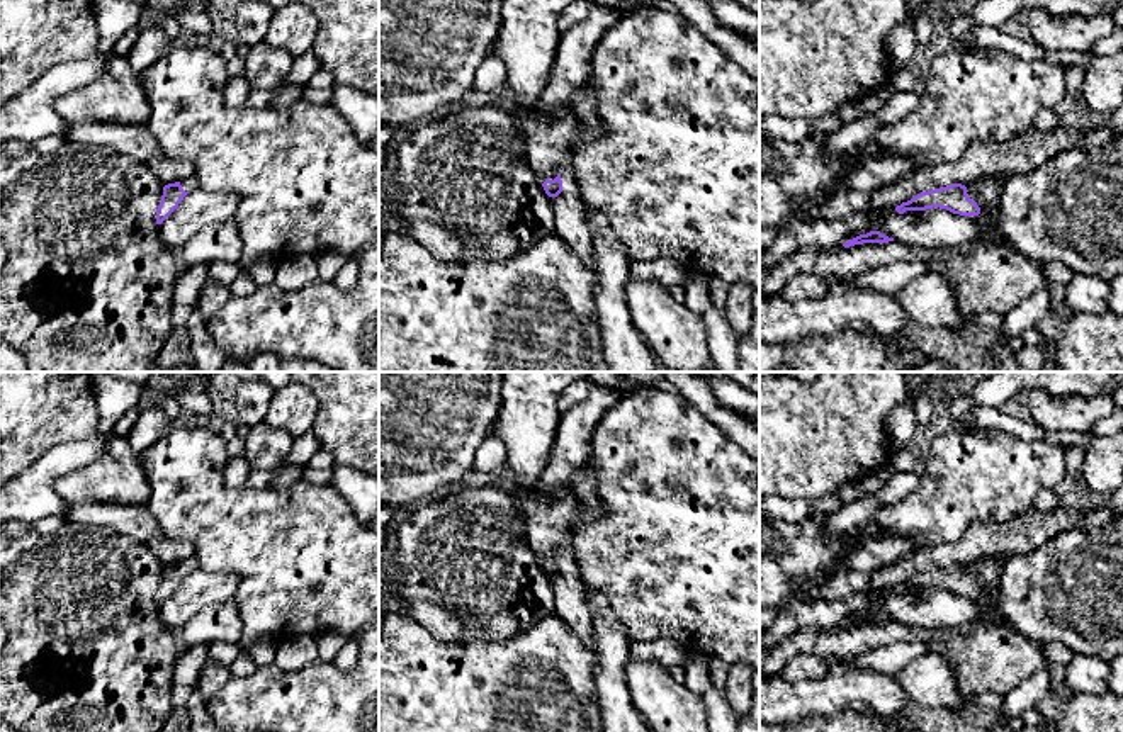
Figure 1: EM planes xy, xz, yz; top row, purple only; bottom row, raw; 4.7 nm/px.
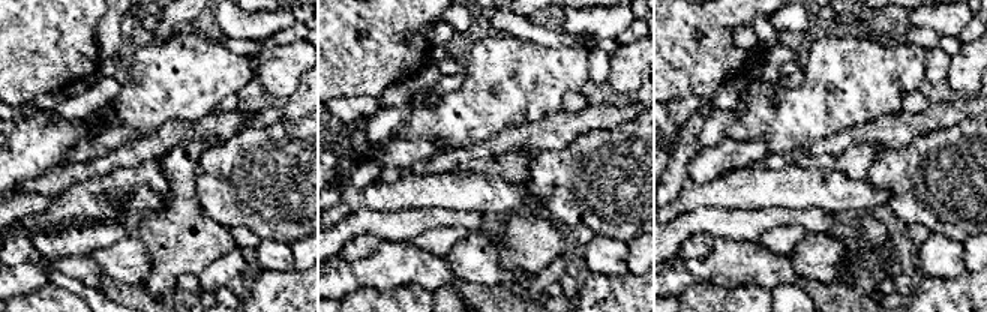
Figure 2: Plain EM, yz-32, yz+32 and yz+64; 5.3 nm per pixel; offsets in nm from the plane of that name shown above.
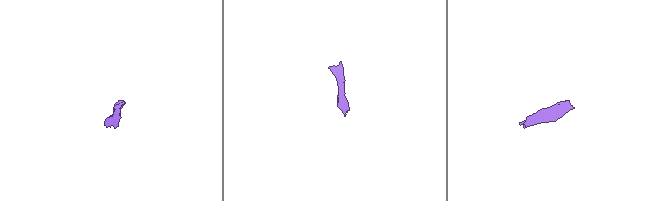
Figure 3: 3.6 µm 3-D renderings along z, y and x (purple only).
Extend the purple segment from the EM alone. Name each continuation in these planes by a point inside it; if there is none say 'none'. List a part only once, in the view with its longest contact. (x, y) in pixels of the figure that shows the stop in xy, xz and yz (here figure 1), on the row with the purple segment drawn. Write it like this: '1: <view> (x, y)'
1: xz (569, 225)

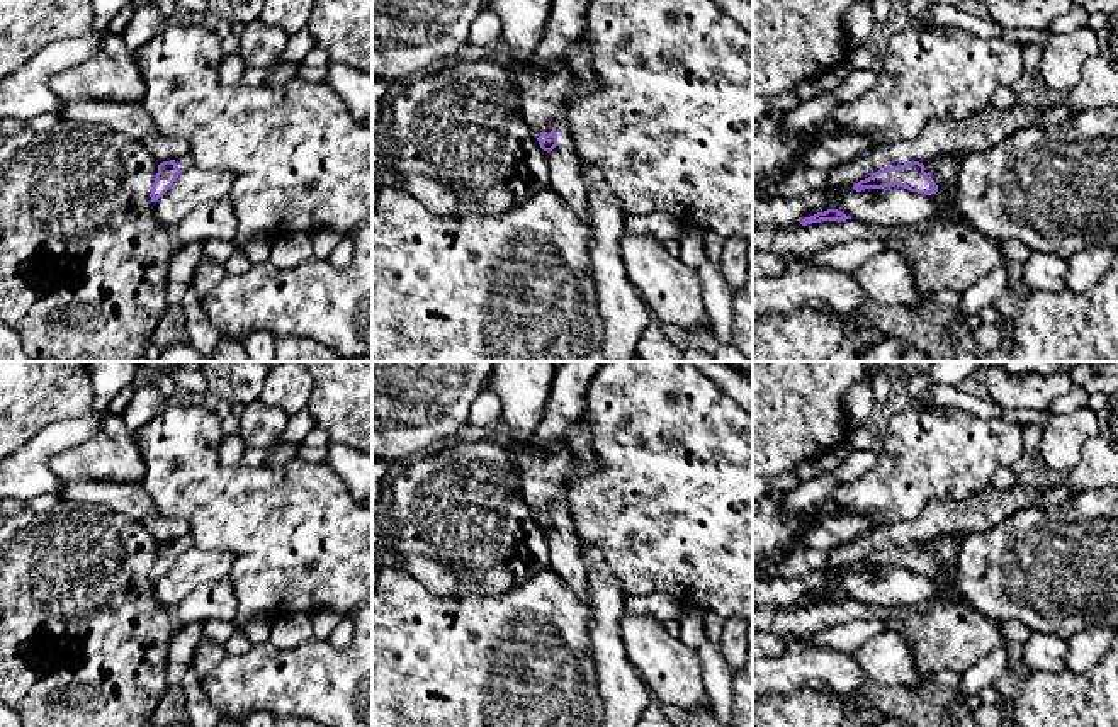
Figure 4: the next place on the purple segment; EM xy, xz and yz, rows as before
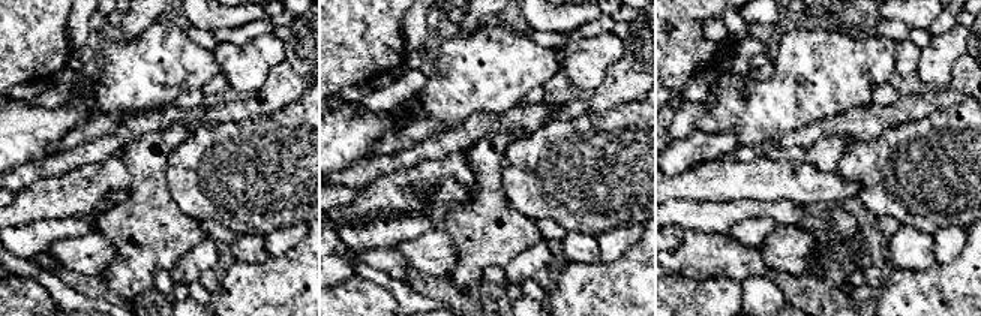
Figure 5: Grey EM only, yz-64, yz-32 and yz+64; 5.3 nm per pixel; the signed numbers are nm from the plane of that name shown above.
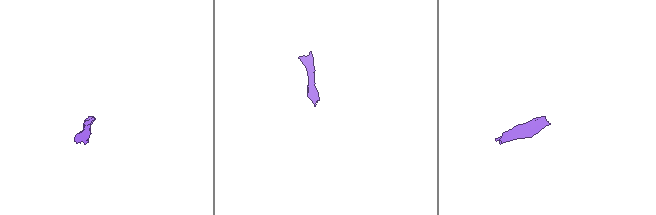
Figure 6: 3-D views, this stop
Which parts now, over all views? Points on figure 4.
1: xz (564, 179)

